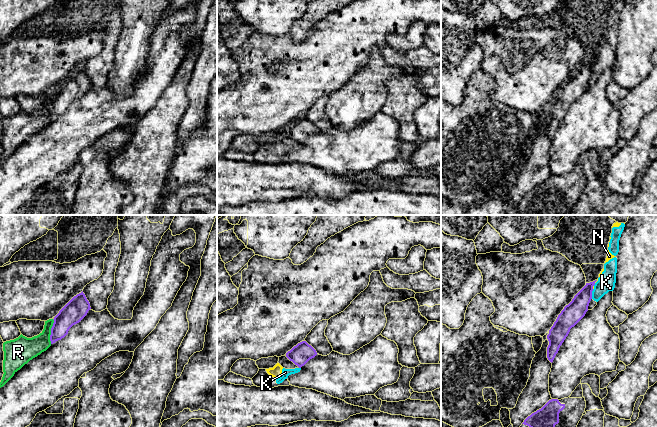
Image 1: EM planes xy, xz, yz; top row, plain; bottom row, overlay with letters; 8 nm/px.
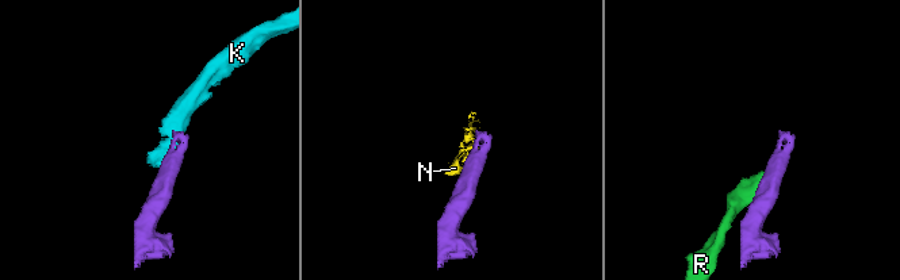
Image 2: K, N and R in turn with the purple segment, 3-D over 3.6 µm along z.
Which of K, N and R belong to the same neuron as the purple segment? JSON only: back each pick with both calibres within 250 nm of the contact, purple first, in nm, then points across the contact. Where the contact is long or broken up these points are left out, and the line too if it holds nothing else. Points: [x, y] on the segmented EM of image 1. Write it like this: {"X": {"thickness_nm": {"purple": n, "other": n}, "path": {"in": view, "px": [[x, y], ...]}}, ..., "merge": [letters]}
{"merge": []}

